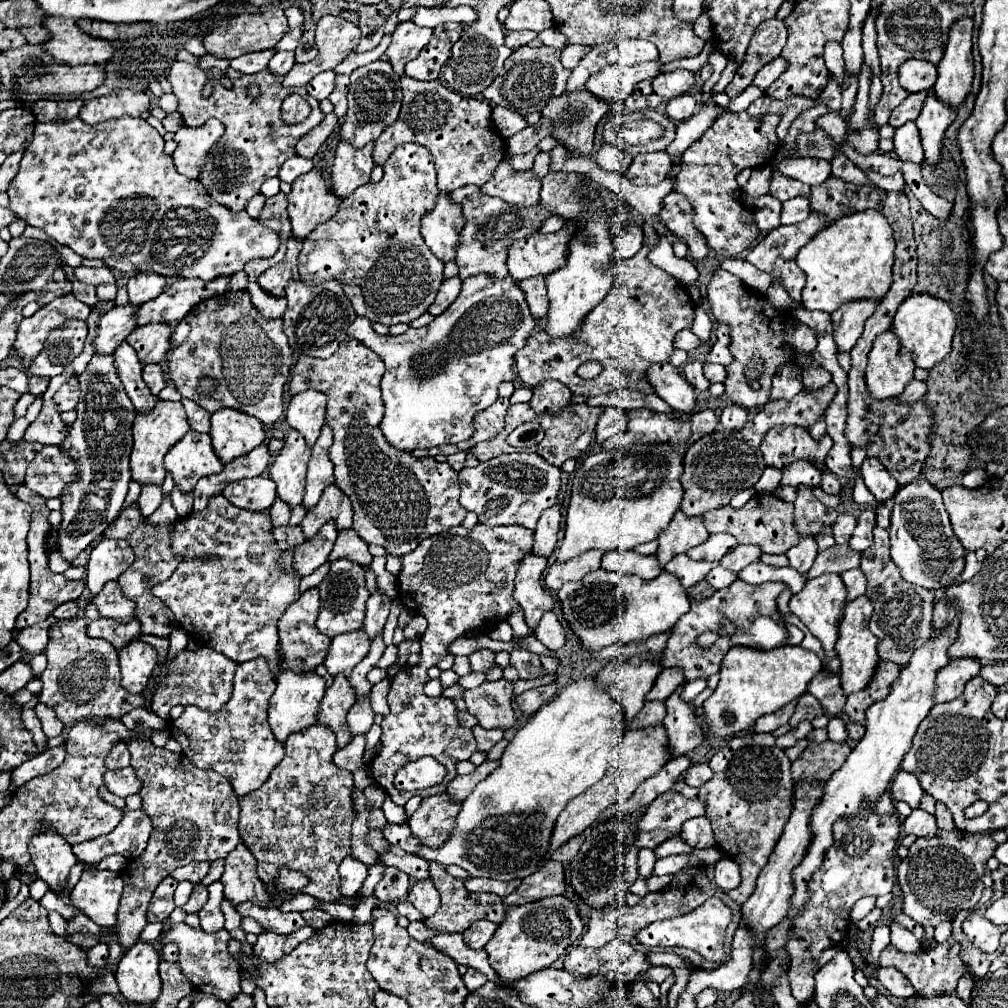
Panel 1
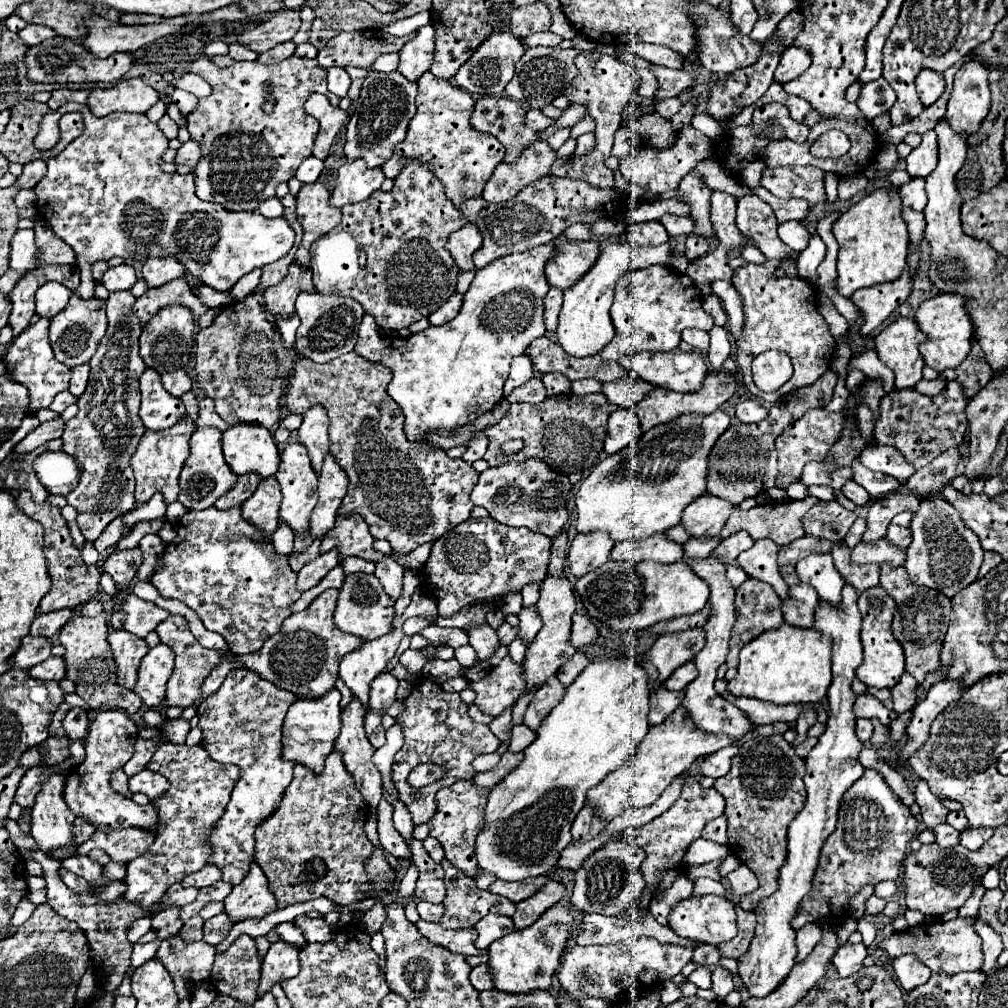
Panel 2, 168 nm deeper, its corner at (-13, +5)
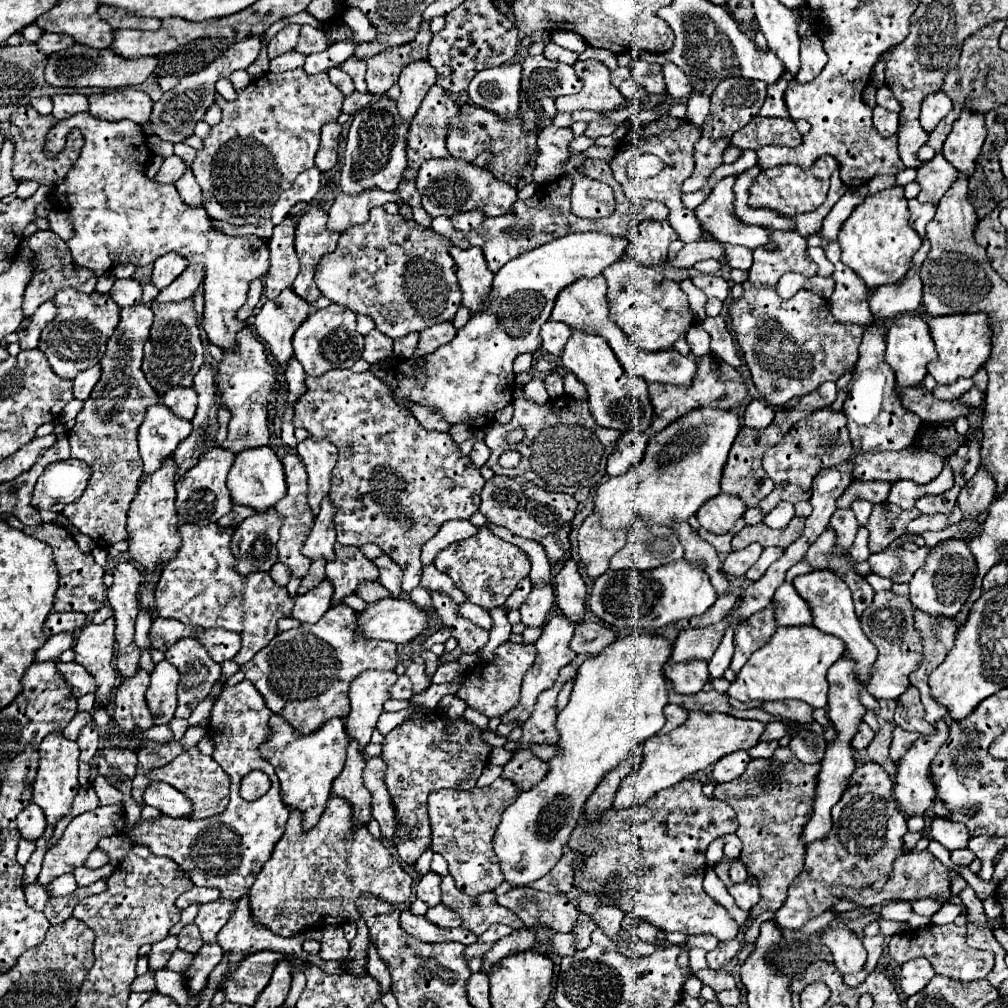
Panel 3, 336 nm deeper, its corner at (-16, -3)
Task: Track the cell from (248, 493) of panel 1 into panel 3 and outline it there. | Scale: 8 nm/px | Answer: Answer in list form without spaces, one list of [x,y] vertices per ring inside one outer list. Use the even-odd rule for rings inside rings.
[[[276,508],[266,512],[256,512],[236,526],[236,536],[232,538],[232,552],[236,556],[236,570],[240,574],[264,570],[268,572],[272,564],[278,562],[278,530],[282,518]]]

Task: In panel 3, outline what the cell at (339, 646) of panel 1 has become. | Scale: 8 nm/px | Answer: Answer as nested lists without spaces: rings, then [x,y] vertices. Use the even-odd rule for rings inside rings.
[[[364,670],[348,688],[350,714],[346,720],[346,732],[358,740],[364,748],[370,742],[376,720],[382,714],[382,704],[390,698],[388,688],[398,680],[394,670]]]

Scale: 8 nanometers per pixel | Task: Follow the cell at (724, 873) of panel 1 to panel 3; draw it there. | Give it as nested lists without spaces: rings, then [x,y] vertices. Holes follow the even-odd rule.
[[[748,880],[746,882],[740,882],[740,884],[732,884],[728,888],[730,896],[736,900],[736,904],[742,908],[742,910],[750,910],[758,900],[760,900],[760,888],[750,884]]]

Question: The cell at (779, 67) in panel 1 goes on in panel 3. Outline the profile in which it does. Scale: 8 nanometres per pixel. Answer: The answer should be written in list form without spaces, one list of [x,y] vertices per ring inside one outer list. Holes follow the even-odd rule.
[[[816,34],[804,36],[800,46],[800,70],[794,76],[794,80],[800,84],[814,80],[822,72],[826,62],[828,62],[828,56],[820,44],[820,38]]]

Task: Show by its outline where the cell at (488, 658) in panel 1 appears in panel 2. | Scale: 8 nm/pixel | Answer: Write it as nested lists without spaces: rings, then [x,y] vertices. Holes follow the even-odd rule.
[[[485,622],[485,624],[475,624],[465,630],[469,636],[469,644],[475,648],[479,660],[491,658],[491,654],[499,648],[499,638],[495,630]]]

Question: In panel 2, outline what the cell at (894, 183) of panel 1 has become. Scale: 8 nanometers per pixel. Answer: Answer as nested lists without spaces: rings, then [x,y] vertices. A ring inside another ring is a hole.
[[[913,178],[909,184],[901,186],[901,200],[905,208],[913,210],[923,210],[927,204],[927,194],[925,194],[925,180],[923,178]]]

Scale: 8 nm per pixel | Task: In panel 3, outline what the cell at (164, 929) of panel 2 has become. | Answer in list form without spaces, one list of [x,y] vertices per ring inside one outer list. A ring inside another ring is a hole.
[[[166,936],[164,940],[160,940],[158,944],[152,944],[152,952],[148,956],[150,960],[150,970],[158,970],[164,968],[168,962],[168,956],[178,948],[178,936]]]

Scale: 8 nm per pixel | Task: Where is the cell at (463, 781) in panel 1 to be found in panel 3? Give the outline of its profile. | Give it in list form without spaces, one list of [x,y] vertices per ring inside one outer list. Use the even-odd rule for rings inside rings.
[[[520,750],[504,766],[502,778],[514,782],[518,790],[528,790],[532,784],[544,778],[546,768],[548,768],[546,762],[538,760],[530,750]]]

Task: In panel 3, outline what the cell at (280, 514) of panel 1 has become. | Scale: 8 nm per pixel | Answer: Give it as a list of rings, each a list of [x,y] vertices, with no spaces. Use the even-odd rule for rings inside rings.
[[[276,562],[276,564],[270,568],[270,576],[272,576],[272,580],[274,580],[276,584],[286,586],[288,580],[290,580],[290,568],[288,568],[286,564],[282,564],[282,562]]]

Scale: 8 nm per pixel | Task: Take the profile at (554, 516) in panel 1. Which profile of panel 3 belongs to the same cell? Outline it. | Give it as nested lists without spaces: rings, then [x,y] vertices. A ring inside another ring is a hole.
[[[574,558],[562,562],[562,568],[554,578],[554,594],[558,608],[566,616],[572,616],[572,620],[582,622],[586,604],[586,584],[578,572]]]

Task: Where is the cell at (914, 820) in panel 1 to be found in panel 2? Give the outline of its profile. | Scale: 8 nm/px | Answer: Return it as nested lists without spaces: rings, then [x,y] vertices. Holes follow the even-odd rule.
[[[939,824],[933,828],[933,832],[935,832],[937,844],[941,848],[955,848],[959,844],[959,832],[949,824]]]

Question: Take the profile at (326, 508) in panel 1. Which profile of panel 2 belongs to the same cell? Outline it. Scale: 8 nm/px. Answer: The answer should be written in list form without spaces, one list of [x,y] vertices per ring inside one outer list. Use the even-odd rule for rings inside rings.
[[[361,516],[337,518],[335,528],[323,536],[321,554],[333,548],[339,550],[339,564],[343,564],[347,556],[359,556],[369,562],[377,562],[383,558],[381,552],[373,550],[373,536],[369,536],[369,528],[361,520]]]

